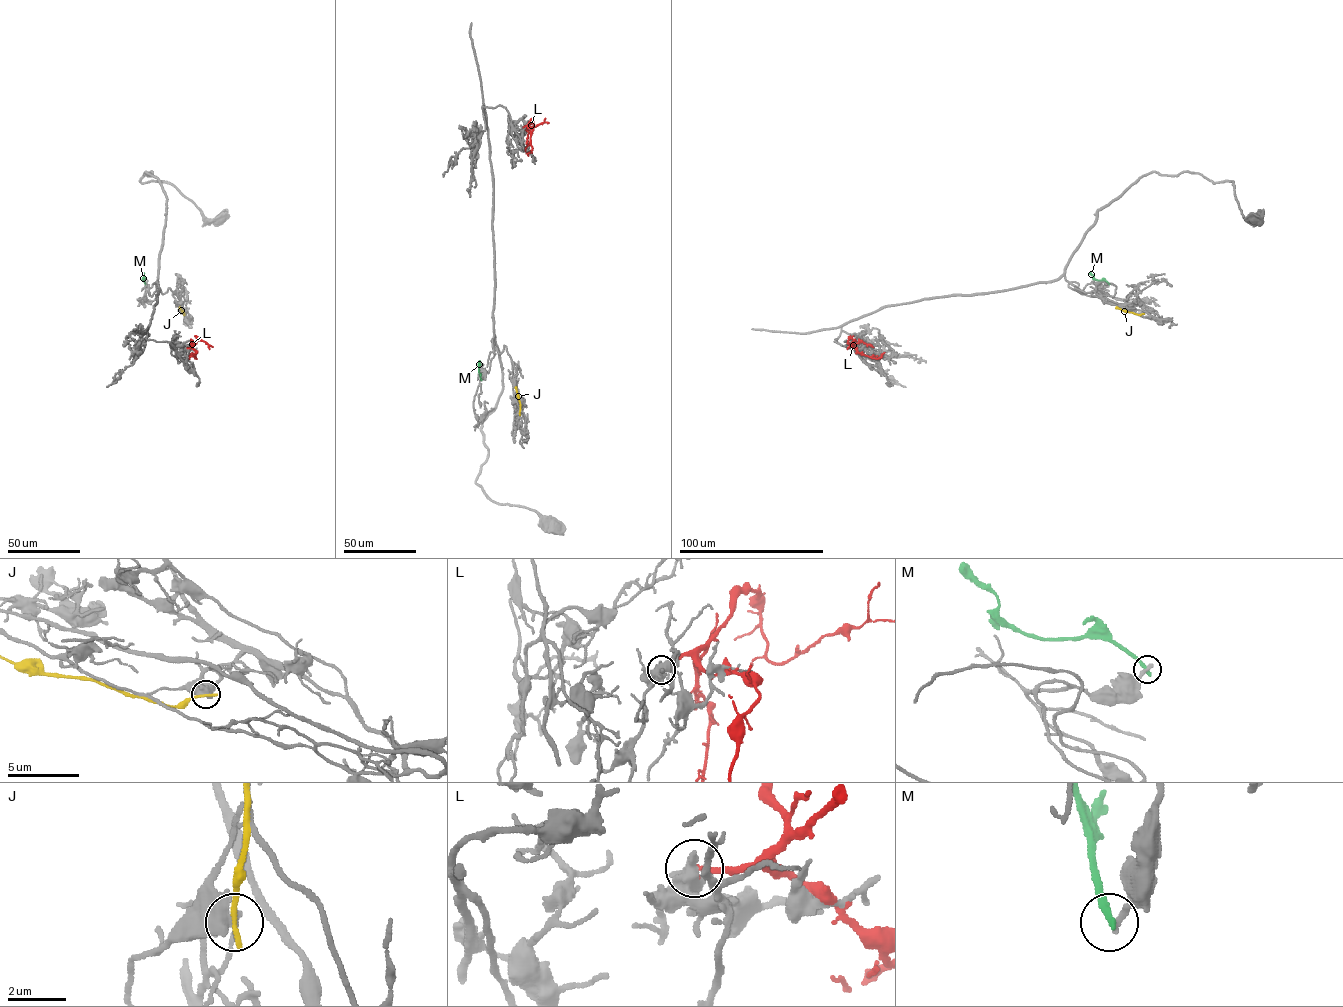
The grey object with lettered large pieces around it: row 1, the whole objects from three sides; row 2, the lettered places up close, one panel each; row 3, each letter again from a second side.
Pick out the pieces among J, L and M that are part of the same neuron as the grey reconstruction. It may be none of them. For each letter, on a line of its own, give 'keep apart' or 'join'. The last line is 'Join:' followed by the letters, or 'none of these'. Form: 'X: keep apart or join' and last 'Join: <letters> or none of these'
J: keep apart
L: keep apart
M: keep apart
Join: none of these

